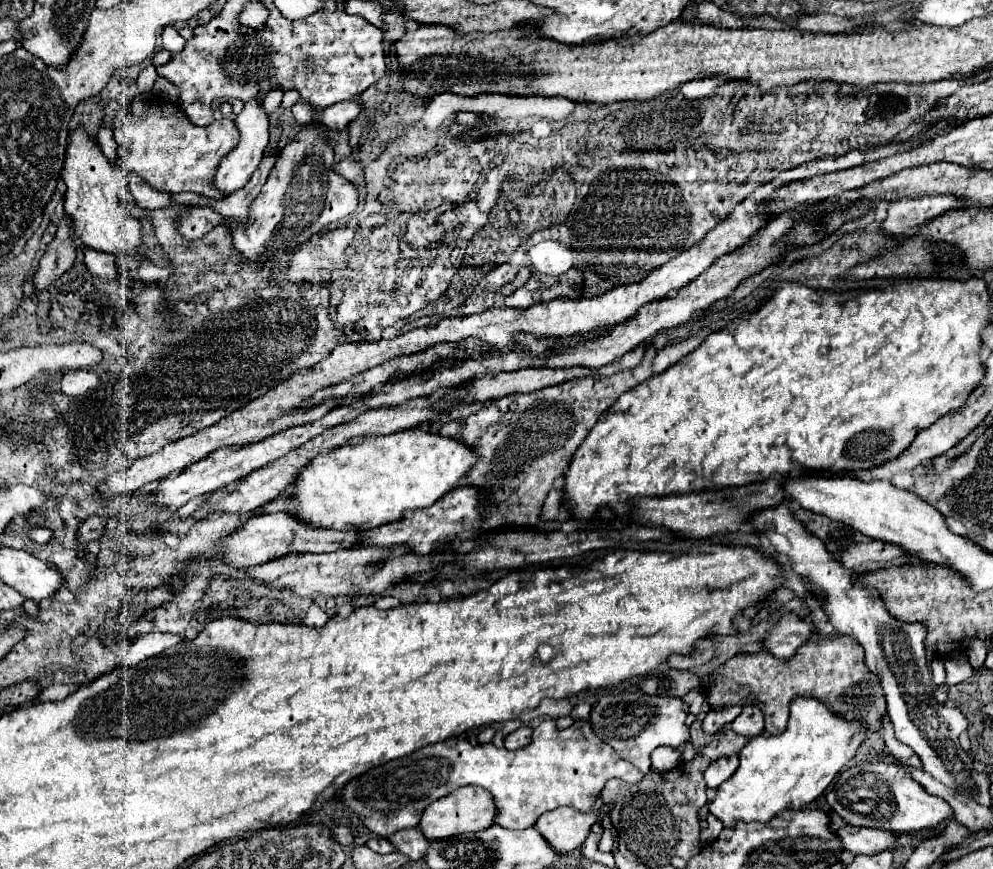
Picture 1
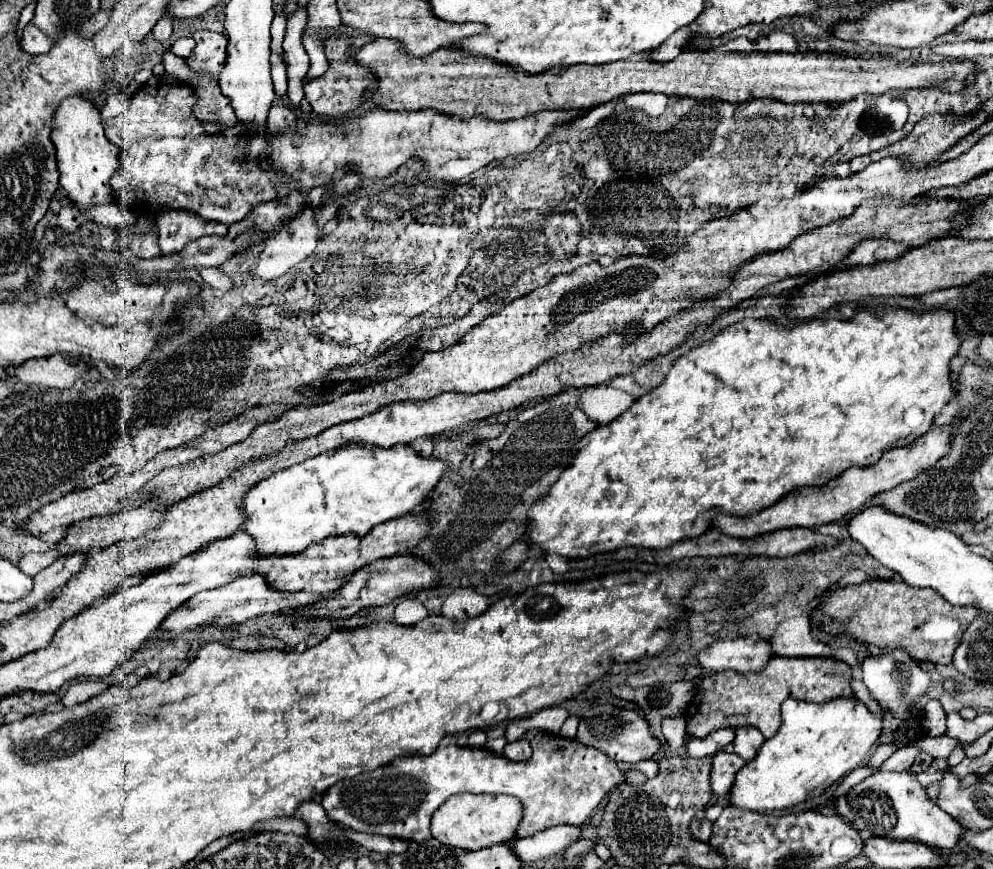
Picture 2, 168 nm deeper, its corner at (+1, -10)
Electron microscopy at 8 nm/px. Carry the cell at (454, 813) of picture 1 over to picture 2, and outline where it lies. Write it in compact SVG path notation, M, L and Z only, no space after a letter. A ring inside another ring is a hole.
M457 794L451 796L431 820L431 834L447 846L463 850L479 850L515 838L515 828L521 820L521 802L513 796L485 796L485 794Z

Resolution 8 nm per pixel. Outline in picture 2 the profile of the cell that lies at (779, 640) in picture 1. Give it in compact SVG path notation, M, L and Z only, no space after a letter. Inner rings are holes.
M759 634L739 636L735 640L717 640L713 646L697 656L701 676L709 676L721 670L735 672L761 672L775 656L769 638Z

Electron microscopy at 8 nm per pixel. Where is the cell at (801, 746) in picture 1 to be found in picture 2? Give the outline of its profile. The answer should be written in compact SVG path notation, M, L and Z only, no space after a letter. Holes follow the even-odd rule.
M845 698L825 704L785 700L781 716L783 724L777 736L765 740L757 756L737 772L727 806L781 814L809 798L817 798L845 774L867 764L871 746L883 730L883 722L873 718L865 704Z

